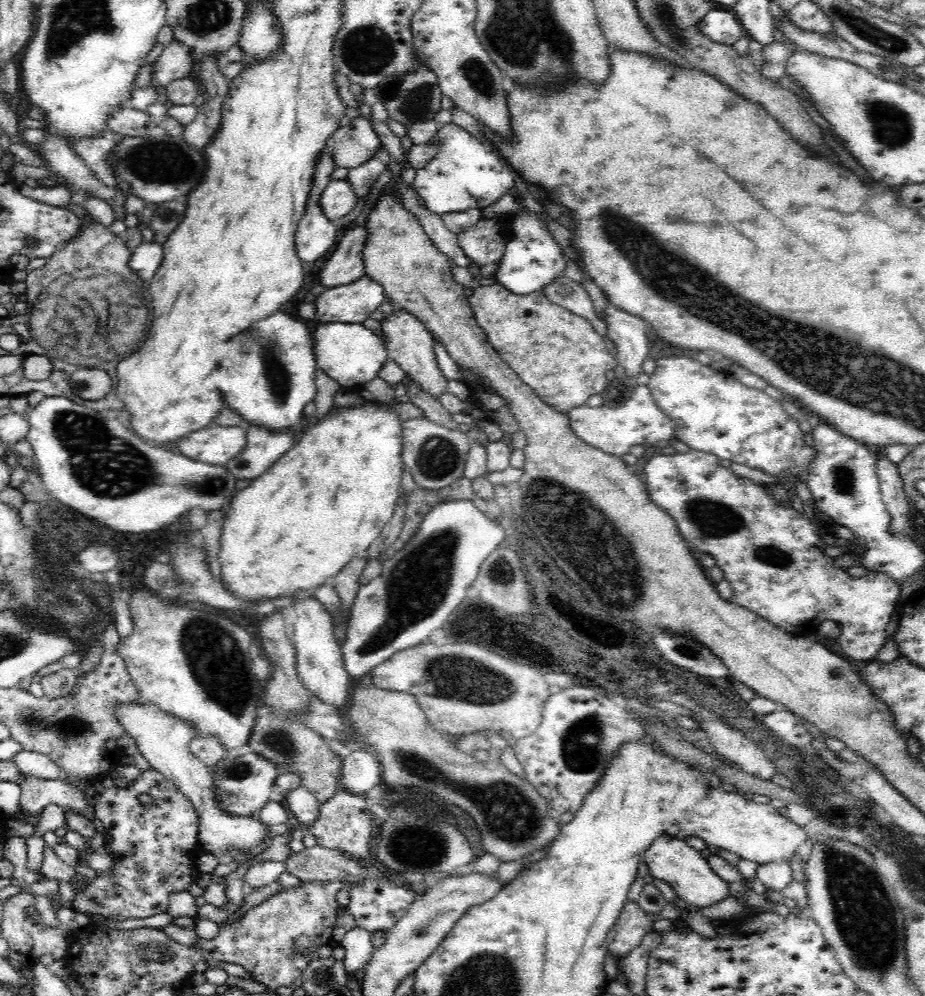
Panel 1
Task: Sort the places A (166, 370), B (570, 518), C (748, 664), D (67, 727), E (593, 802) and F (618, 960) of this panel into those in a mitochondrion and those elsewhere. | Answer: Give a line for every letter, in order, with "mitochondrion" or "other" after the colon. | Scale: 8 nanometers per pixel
A: other
B: mitochondrion
C: other
D: mitochondrion
E: other
F: other

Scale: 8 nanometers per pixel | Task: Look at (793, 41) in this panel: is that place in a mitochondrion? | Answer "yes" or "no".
no

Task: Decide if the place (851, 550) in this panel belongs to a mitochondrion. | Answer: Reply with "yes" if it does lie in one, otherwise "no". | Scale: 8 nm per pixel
no

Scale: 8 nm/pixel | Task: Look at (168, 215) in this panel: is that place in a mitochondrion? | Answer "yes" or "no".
no

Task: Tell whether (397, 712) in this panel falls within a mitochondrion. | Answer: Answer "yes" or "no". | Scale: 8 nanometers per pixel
no

